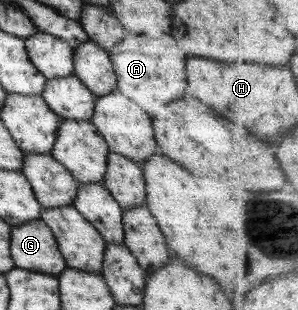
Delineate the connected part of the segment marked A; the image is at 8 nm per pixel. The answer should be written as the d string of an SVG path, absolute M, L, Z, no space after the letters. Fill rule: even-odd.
M124 31L125 36L108 55L116 76L116 90L134 102L149 117L153 116L160 106L165 106L183 96L185 90L185 60L197 58L181 52L171 34L161 38L161 60L159 60L159 40L144 34L133 34ZM159 62L161 62L161 80L159 80ZM175 62L175 68L169 66Z

